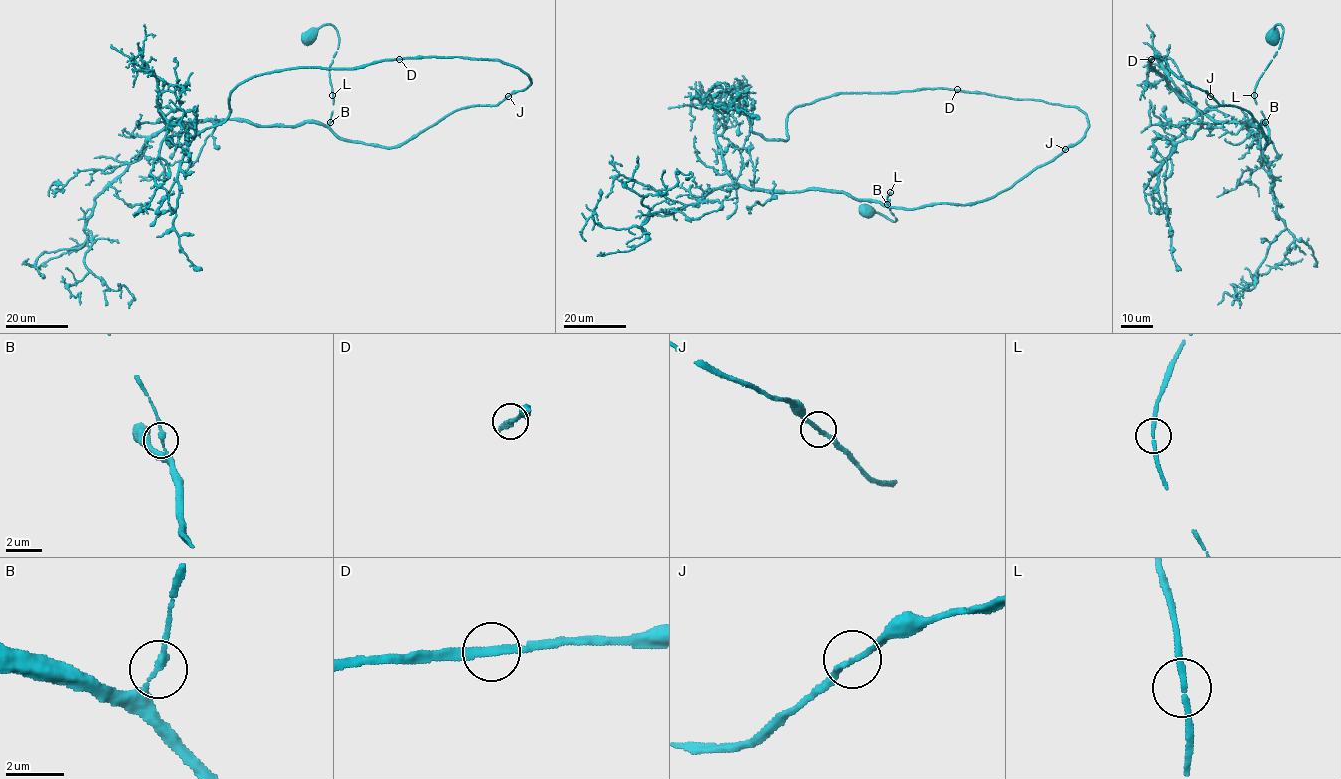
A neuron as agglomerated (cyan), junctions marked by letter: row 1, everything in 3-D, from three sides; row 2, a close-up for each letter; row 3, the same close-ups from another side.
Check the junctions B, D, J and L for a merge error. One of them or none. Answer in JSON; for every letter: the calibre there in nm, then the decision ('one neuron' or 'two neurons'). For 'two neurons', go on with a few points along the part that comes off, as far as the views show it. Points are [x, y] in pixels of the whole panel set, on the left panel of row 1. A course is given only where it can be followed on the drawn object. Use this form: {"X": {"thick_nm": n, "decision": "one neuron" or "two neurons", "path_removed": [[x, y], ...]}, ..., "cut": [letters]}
{"B": {"thick_nm": 170, "decision": "one neuron"}, "D": {"thick_nm": 280, "decision": "one neuron"}, "J": {"thick_nm": 200, "decision": "one neuron"}, "L": {"thick_nm": 190, "decision": "one neuron"}, "cut": []}

